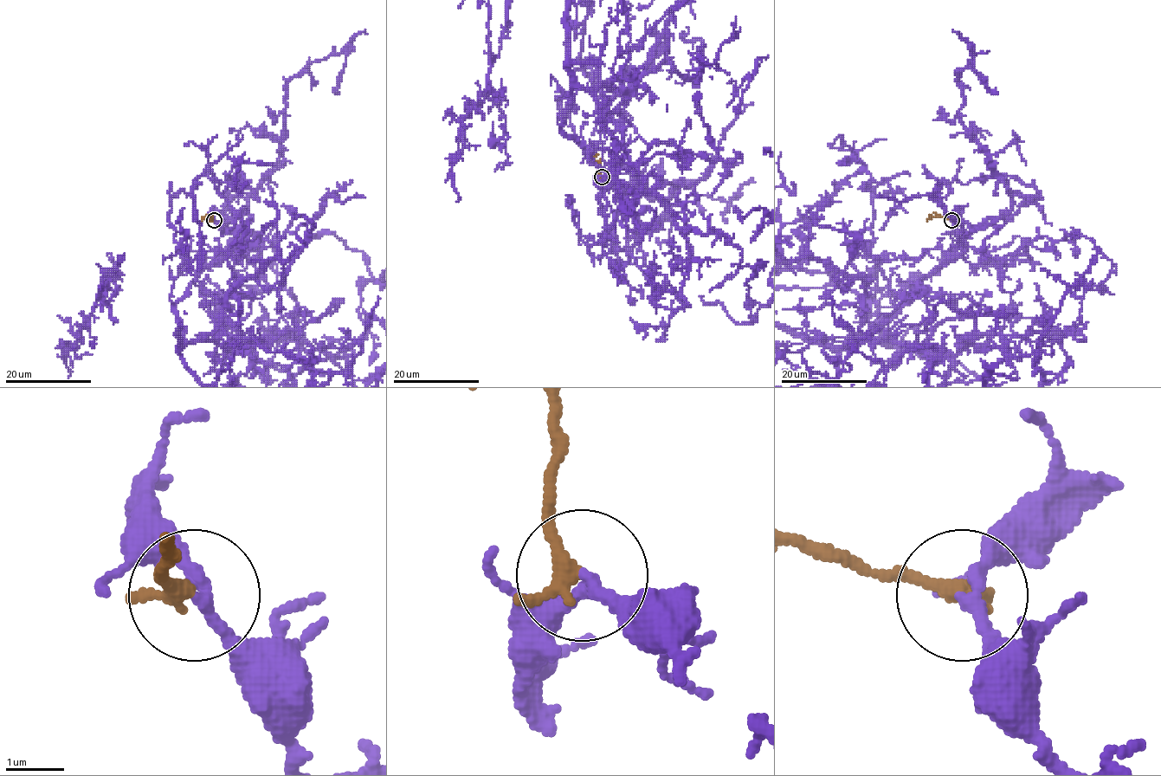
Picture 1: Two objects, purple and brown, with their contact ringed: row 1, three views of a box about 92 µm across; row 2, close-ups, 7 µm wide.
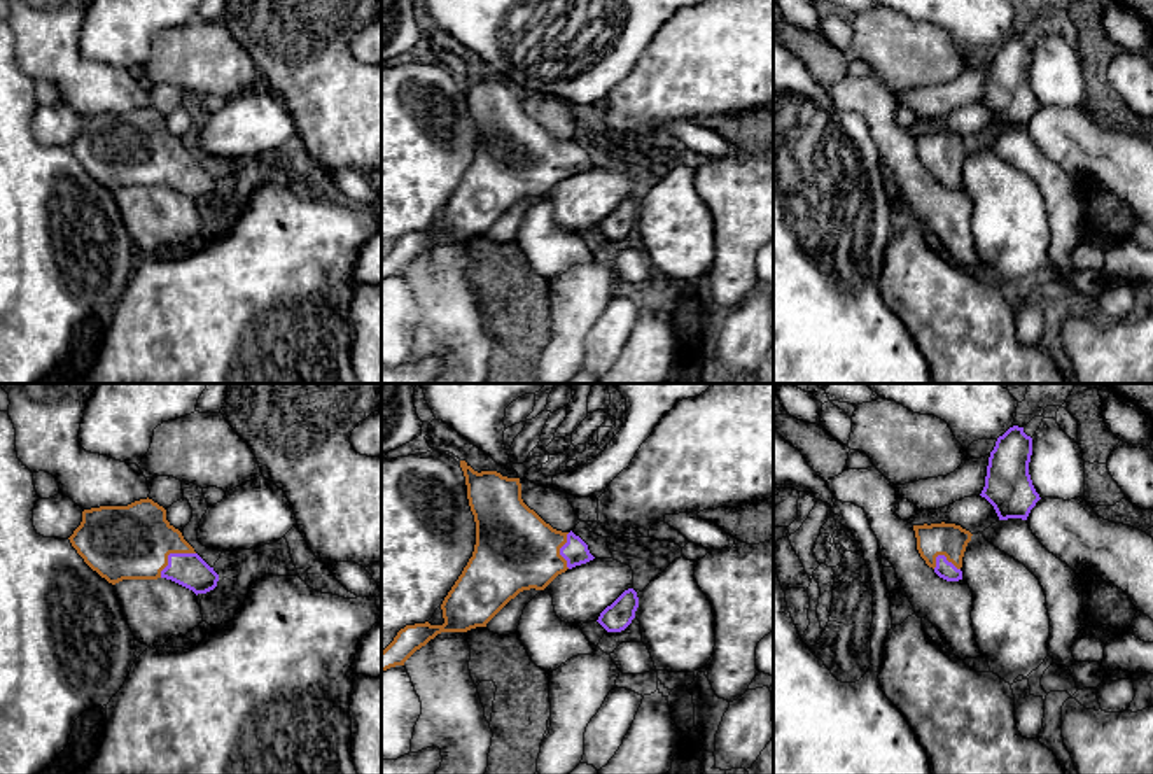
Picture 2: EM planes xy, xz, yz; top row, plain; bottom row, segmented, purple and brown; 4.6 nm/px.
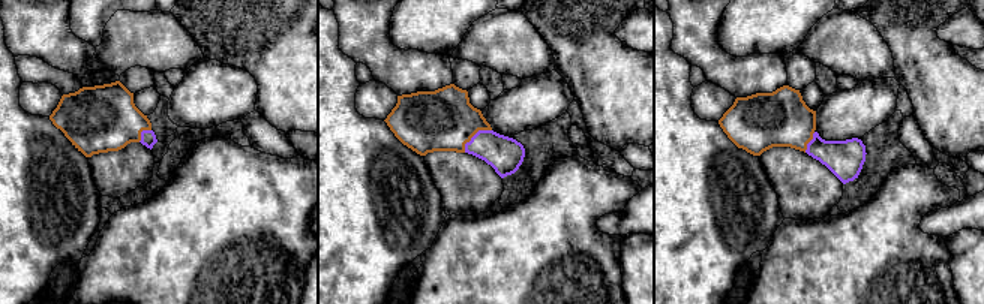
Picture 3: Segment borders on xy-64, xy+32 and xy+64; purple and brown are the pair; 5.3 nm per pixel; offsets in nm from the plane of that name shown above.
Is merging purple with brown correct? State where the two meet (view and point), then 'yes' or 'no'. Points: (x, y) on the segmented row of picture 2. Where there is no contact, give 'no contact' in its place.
xy (170, 554) | yes

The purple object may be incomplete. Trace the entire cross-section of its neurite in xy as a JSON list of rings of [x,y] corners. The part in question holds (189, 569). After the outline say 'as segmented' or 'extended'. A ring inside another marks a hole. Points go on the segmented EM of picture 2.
[[[149,497],[128,506],[84,510],[80,525],[68,539],[84,562],[112,585],[122,580],[166,578],[198,595],[213,590],[219,581],[213,567],[166,520],[166,510]]]; extended

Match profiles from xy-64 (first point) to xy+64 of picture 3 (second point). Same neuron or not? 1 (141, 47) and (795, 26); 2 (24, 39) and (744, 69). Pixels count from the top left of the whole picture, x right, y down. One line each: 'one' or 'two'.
1: two
2: one

